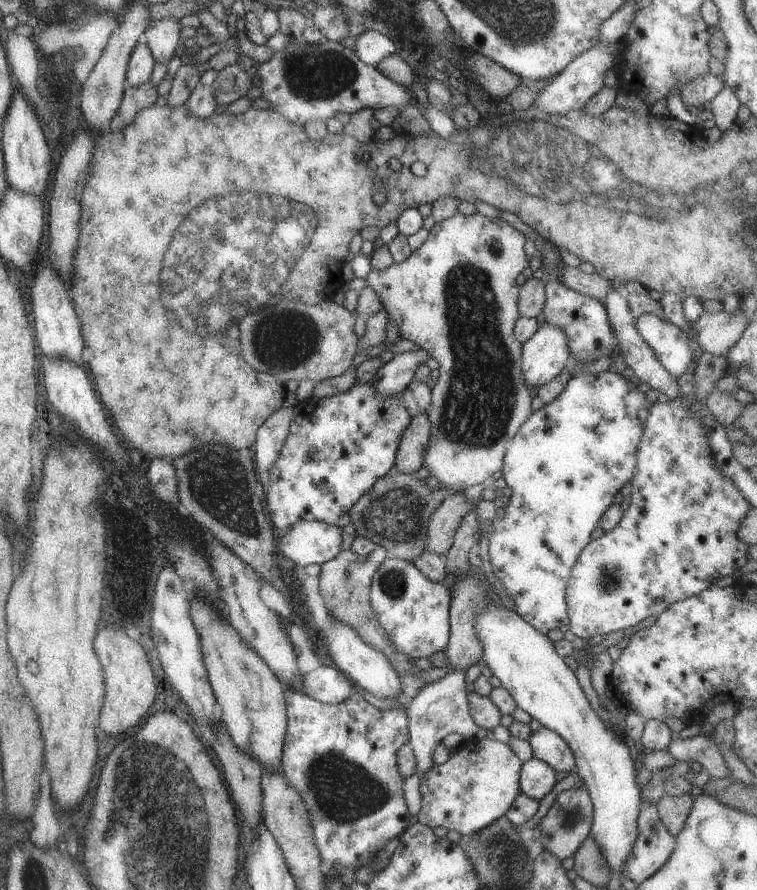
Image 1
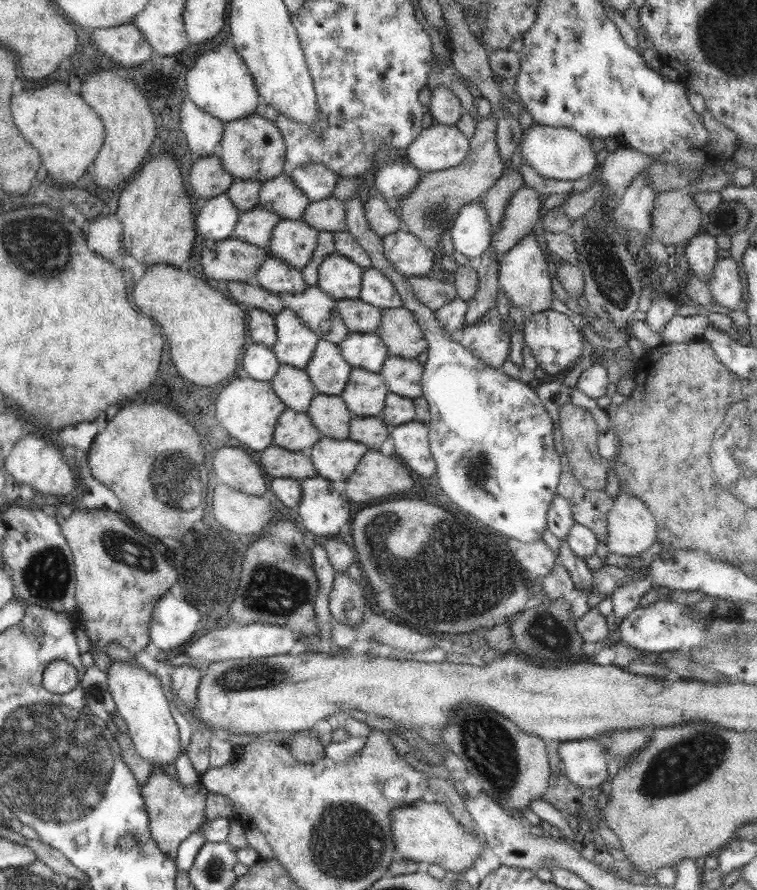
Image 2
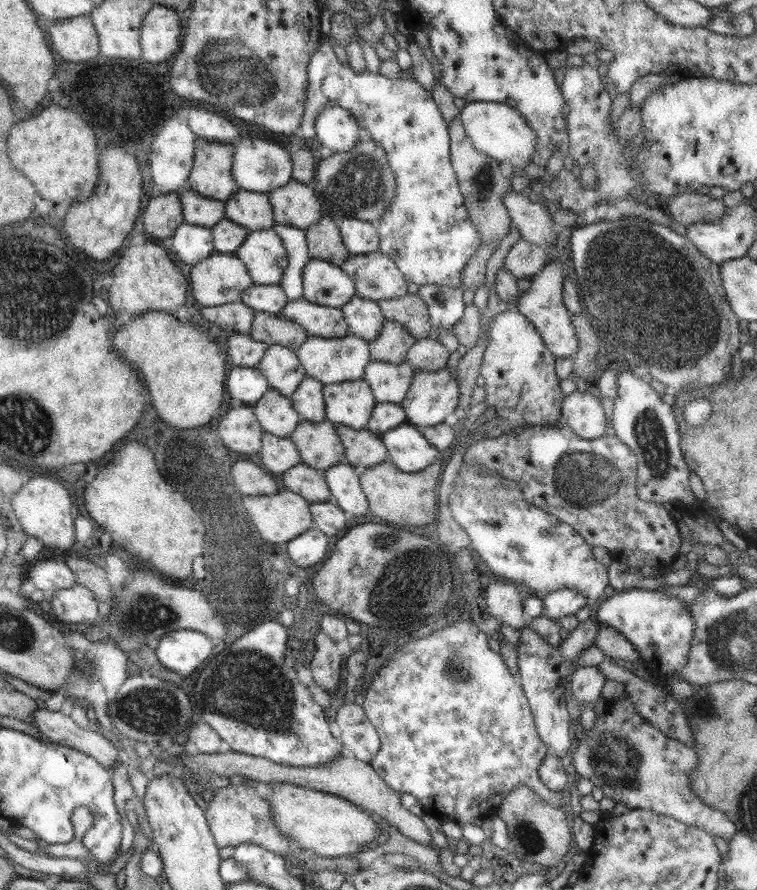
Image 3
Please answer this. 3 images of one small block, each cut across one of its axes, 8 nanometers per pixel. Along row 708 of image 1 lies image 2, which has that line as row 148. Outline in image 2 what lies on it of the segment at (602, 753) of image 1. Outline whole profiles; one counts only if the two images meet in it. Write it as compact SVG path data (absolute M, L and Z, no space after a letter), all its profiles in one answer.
M534 122L521 136L522 160L526 160L544 179L576 181L596 171L596 152L592 140L568 127L550 127Z

